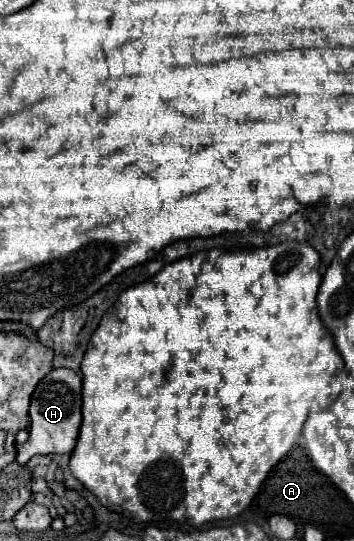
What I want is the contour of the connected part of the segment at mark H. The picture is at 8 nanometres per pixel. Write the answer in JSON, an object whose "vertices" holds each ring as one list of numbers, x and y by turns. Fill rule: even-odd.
{"vertices":[[53,369,31,397,29,441,17,447,17,463,25,465,33,455,71,453,77,445,81,427,81,375,69,369]]}

